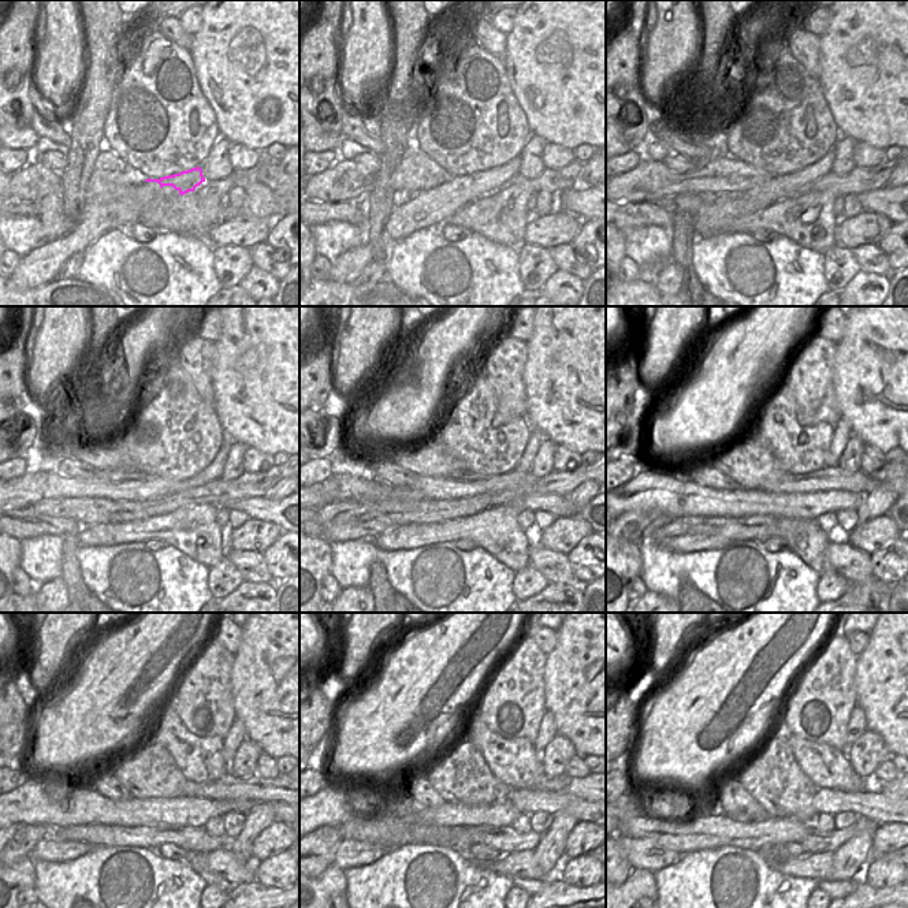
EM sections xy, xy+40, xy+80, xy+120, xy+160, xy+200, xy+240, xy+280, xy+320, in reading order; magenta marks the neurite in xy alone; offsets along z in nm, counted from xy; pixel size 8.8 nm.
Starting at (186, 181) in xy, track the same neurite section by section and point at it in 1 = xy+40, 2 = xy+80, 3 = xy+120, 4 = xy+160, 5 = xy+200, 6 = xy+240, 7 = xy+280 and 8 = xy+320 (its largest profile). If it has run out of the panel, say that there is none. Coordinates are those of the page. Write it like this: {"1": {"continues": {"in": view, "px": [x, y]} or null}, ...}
{"1": {"continues": {"in": "xy+40", "px": [488, 181]}}, "2": {"continues": {"in": "xy+80", "px": [821, 167]}}, "3": {"continues": {"in": "xy+120", "px": [212, 472]}}, "4": {"continues": {"in": "xy+160", "px": [535, 439]}}, "5": {"continues": {"in": "xy+200", "px": [843, 434]}}, "6": {"continues": {"in": "xy+240", "px": [237, 733]}}, "7": {"continues": {"in": "xy+280", "px": [547, 730]}}, "8": {"continues": {"in": "xy+320", "px": [858, 724]}}}

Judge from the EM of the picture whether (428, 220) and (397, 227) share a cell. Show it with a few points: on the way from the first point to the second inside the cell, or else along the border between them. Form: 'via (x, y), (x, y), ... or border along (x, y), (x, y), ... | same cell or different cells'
via (420, 220), (405, 220) | same cell

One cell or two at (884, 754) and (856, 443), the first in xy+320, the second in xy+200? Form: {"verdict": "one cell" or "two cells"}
{"verdict": "one cell"}

